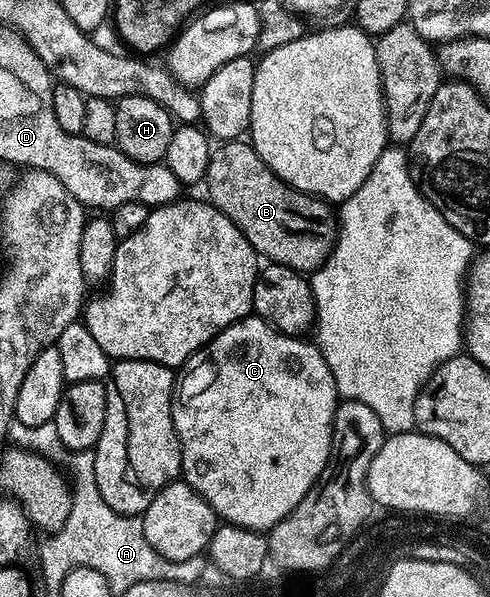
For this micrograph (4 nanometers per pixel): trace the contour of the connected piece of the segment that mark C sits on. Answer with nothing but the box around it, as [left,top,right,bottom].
[173,319,339,532]

